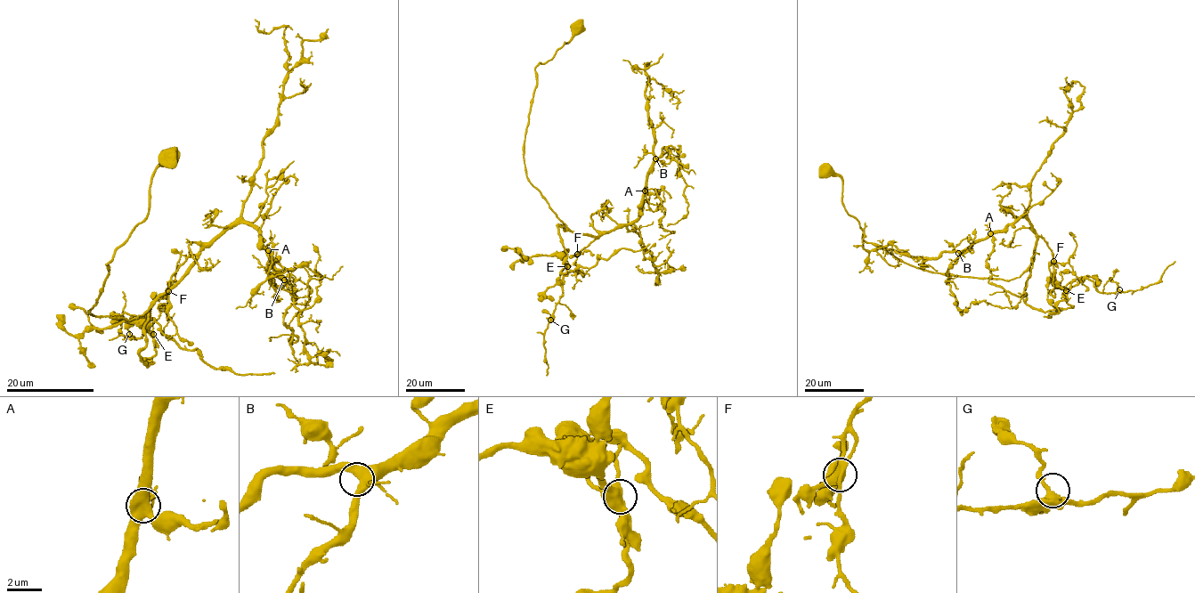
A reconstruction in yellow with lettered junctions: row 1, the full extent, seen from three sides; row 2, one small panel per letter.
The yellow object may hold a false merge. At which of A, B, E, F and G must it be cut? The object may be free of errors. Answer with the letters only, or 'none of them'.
E

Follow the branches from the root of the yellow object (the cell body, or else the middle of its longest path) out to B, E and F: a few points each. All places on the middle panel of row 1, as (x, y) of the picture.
B: (578, 28), (535, 68), (524, 142), (528, 180), (569, 229), (598, 236), (638, 217), (655, 158)
E: (578, 28), (535, 68), (524, 154), (528, 180), (565, 226), (557, 227), (566, 254), (563, 272), (566, 266)
F: (578, 28), (535, 68), (524, 154), (528, 180), (556, 215), (572, 231), (596, 238), (577, 254)

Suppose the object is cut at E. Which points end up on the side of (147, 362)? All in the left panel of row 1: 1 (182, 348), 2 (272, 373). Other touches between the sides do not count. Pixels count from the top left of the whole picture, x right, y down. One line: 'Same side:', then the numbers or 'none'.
Same side: none

